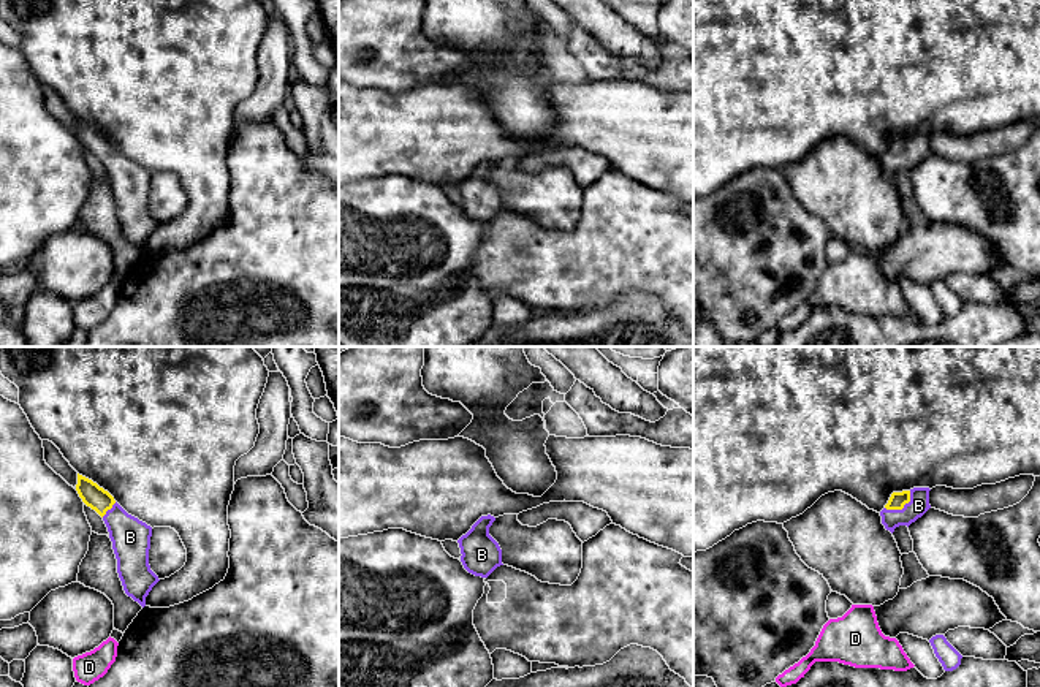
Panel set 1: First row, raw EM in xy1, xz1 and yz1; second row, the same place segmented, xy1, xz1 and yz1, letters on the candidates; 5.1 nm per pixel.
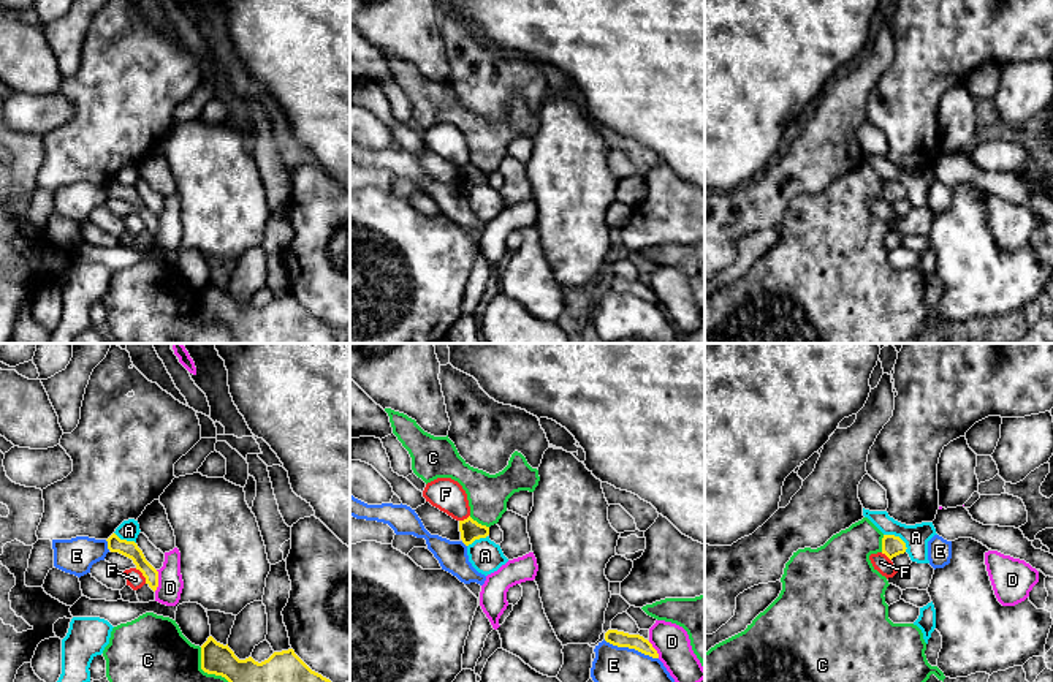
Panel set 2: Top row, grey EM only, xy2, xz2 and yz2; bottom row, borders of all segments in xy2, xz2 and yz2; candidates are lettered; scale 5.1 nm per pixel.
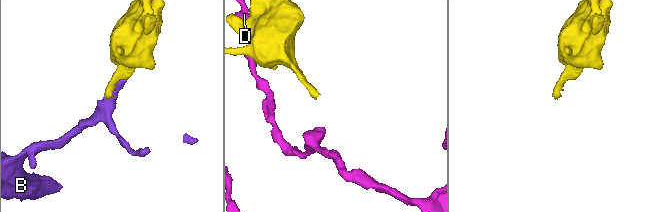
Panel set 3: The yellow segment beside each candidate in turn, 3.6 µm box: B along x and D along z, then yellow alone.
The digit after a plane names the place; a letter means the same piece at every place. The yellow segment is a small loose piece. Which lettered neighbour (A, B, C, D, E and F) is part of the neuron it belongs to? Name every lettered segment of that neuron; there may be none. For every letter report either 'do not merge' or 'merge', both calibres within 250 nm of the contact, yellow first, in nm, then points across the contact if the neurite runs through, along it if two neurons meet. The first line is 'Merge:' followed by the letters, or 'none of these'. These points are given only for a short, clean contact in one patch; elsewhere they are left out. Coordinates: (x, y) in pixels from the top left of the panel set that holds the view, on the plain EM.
Merge: B
A: do not merge; 110 nm thick on the yellow side, 130 nm on the other
B: merge; 80 nm thick on the yellow side, 100 nm on the other
C: do not merge; 280 nm thick on the yellow side, 340 nm on the other
D: do not merge; 90 nm thick on the yellow side, 130 nm on the other
E: do not merge; 80 nm thick on the yellow side, 240 nm on the other
F: do not merge; 90 nm thick on the yellow side, 90 nm on the other

